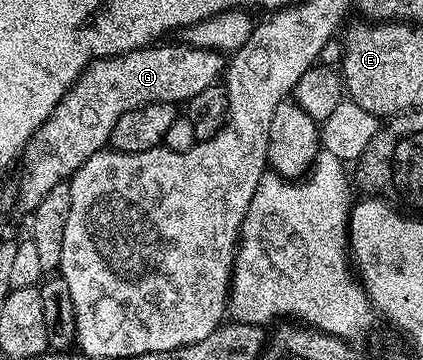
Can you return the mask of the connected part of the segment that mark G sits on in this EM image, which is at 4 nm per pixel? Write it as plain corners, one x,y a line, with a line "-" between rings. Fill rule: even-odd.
166,43
122,53
119,57
100,57
91,61
78,76
50,118
37,129
25,147
26,186
18,201
26,211
33,211
56,183
73,177
93,153
109,146
112,127
116,127
120,115
141,105
168,103
177,106
188,102
223,76
223,54
185,43
162,44

